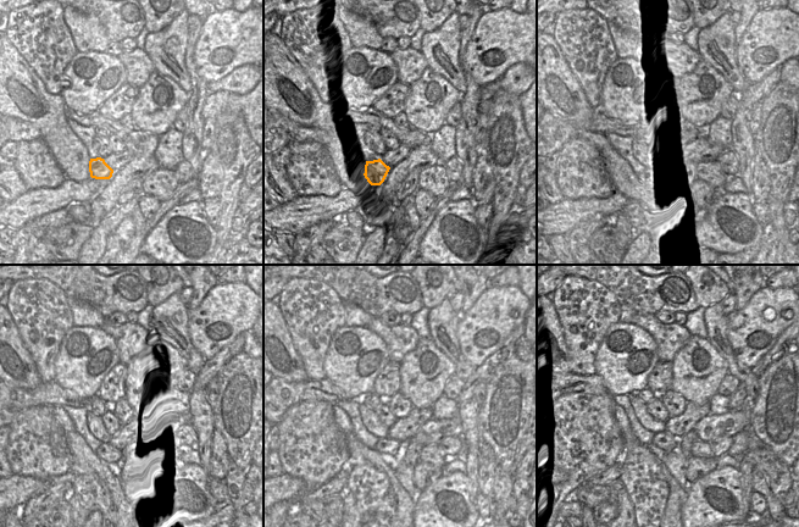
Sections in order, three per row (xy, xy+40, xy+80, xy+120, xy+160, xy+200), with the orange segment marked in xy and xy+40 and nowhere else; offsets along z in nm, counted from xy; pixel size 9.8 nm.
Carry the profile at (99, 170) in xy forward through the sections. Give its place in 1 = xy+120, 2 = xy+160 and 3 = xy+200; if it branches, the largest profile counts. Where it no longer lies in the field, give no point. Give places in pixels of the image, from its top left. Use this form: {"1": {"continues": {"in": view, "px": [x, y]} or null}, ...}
{"1": {"continues": {"in": "xy+120", "px": [106, 451]}}, "2": {"continues": {"in": "xy+160", "px": [388, 448]}}, "3": {"continues": {"in": "xy+200", "px": [660, 445]}}}

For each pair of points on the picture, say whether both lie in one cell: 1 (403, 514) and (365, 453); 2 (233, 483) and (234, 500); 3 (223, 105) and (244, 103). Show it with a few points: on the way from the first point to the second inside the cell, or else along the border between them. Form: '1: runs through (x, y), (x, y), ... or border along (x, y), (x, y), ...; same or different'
1: runs through (401, 498), (392, 476), (381, 465); same
2: runs through (233, 487), (234, 497); same
3: runs through (228, 103), (239, 103); same

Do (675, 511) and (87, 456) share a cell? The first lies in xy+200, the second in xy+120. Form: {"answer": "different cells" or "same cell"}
{"answer": "same cell"}

